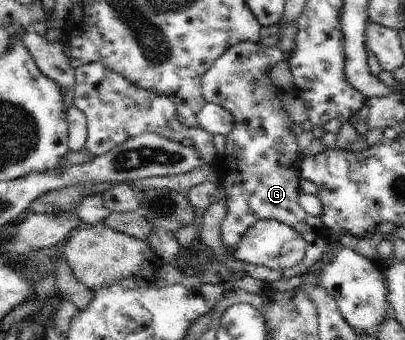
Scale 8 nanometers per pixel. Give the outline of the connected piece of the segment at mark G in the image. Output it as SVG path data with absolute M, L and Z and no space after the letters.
M239 42L219 57L219 59L207 70L202 77L202 92L207 101L219 104L229 110L233 115L233 129L226 135L226 146L222 151L221 159L226 162L221 167L227 169L225 180L220 182L228 193L227 215L220 225L221 241L227 250L236 250L243 234L258 221L277 220L286 223L289 227L295 228L308 243L303 260L292 268L281 268L274 270L267 266L258 266L251 263L238 263L239 267L246 275L263 282L273 282L278 279L289 279L299 277L307 272L307 269L317 262L328 248L329 230L321 221L320 217L309 215L303 207L299 205L298 197L302 194L300 175L302 171L302 159L299 157L299 147L297 146L297 133L293 130L296 123L291 120L289 113L283 108L281 100L281 89L275 85L270 78L269 72L281 61L285 59L281 47L268 47L260 42Z

